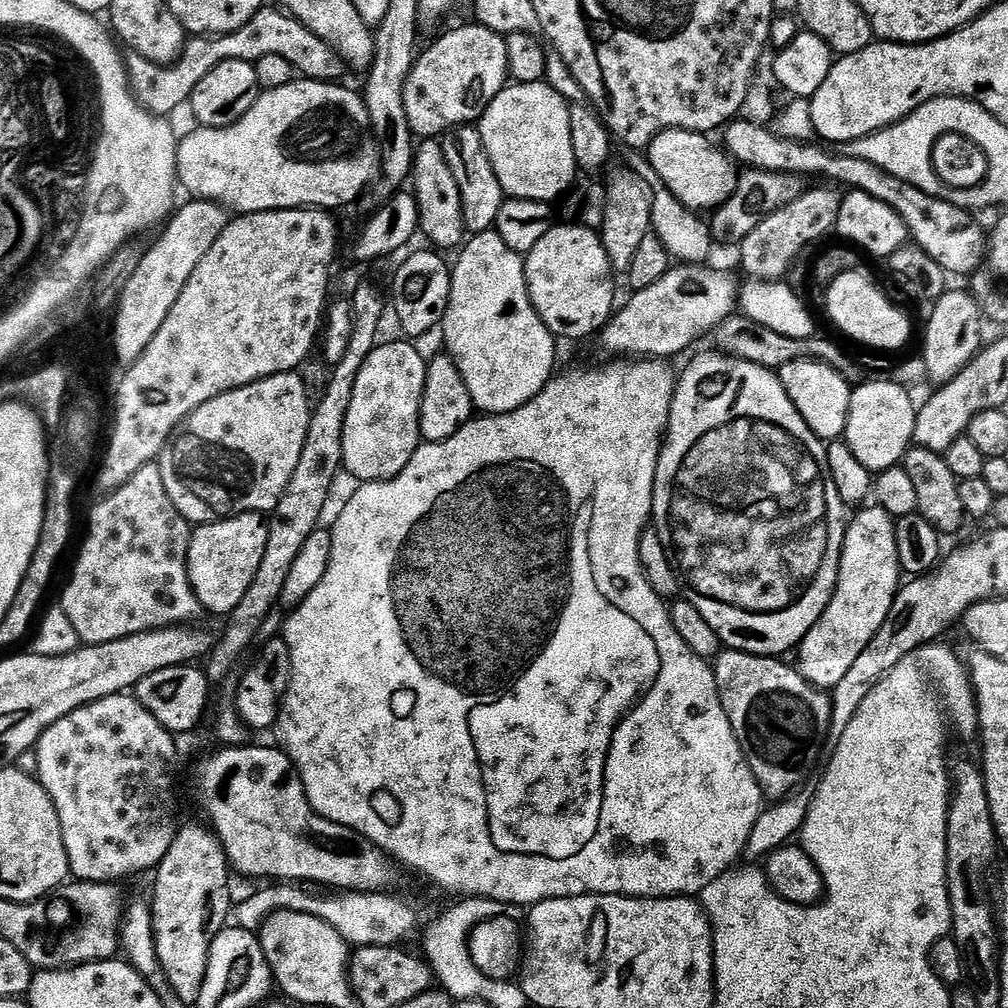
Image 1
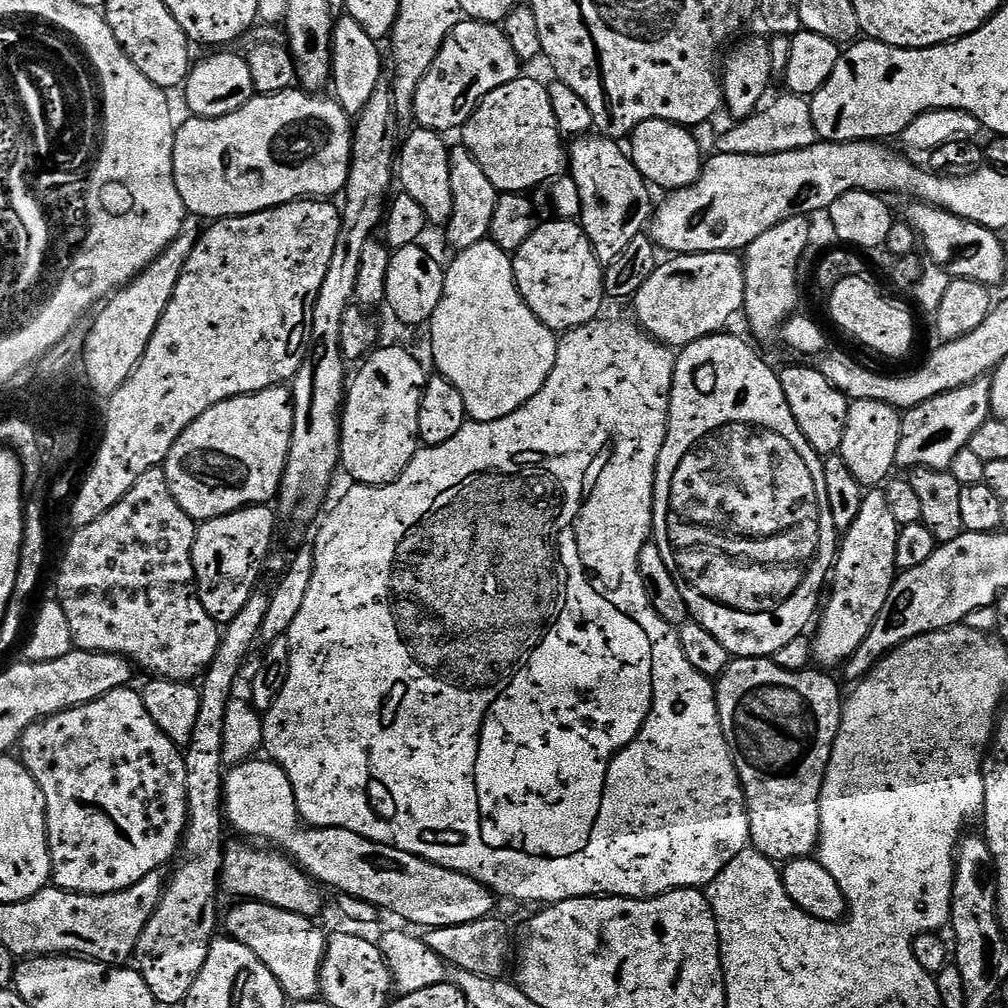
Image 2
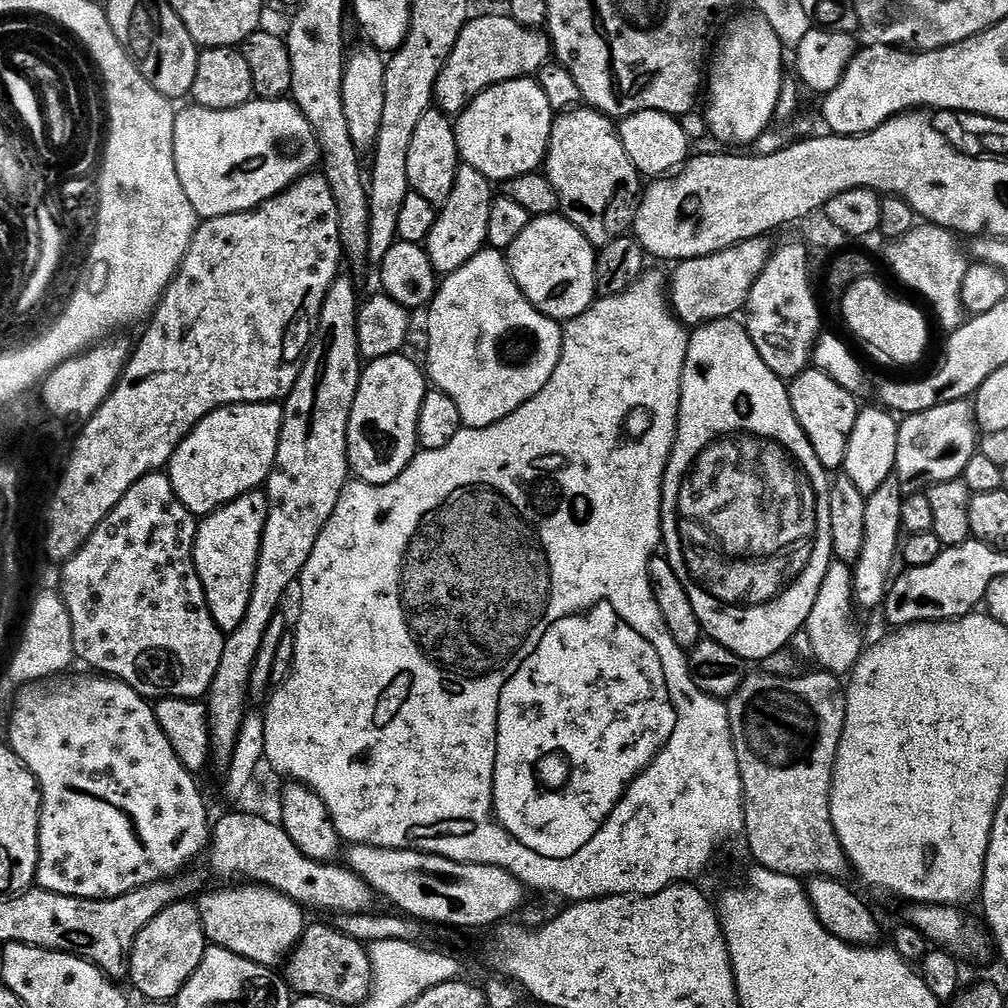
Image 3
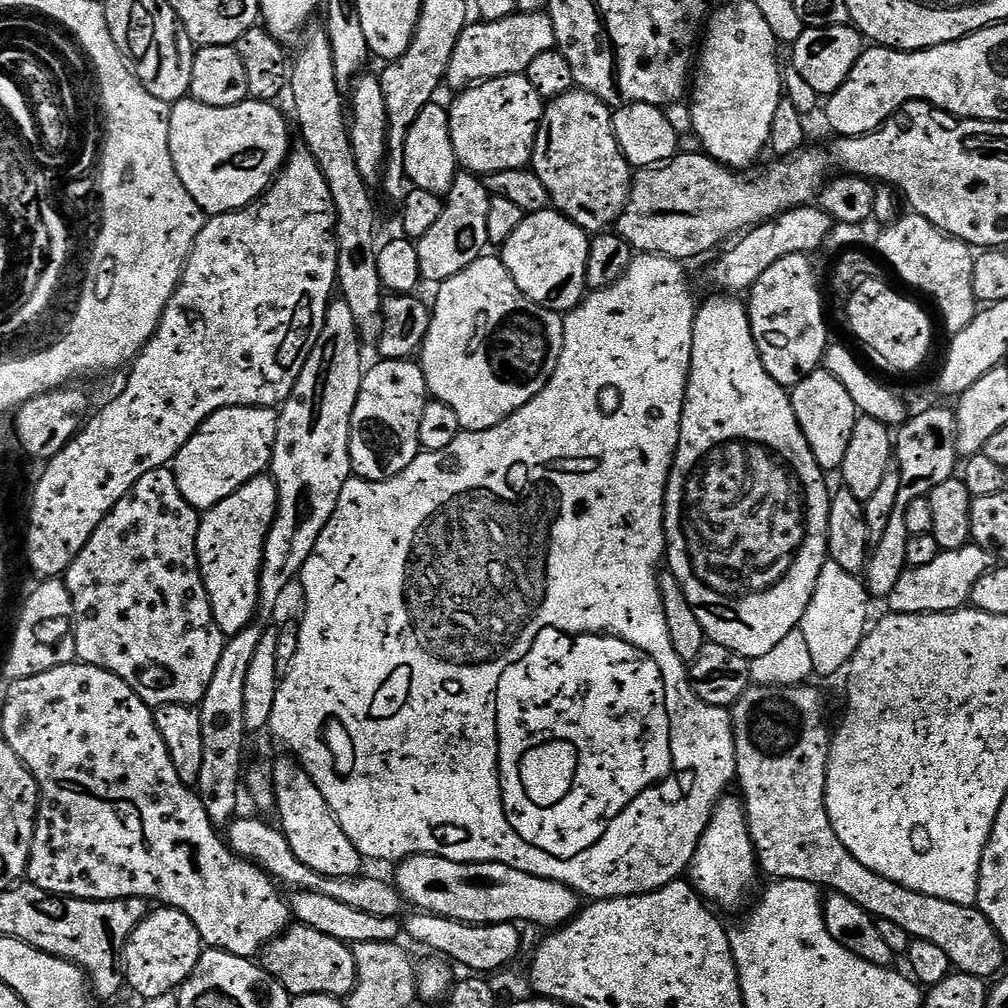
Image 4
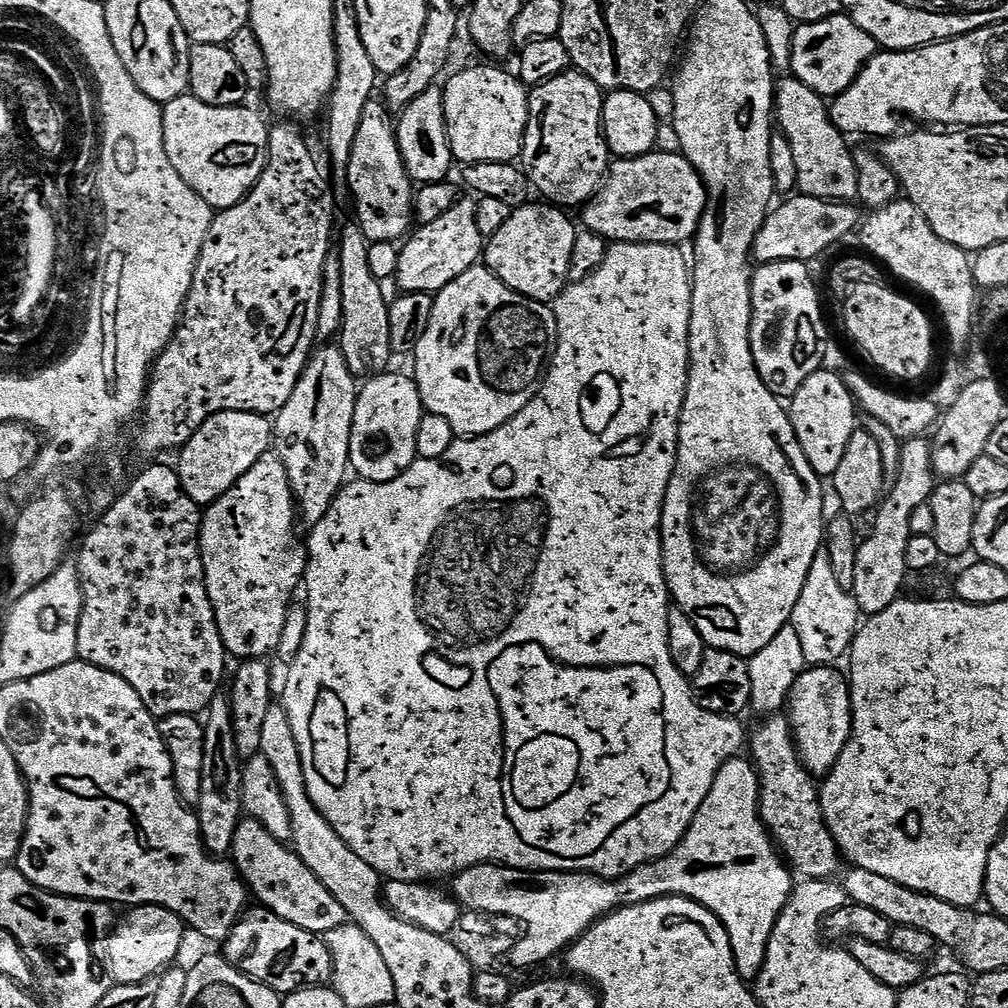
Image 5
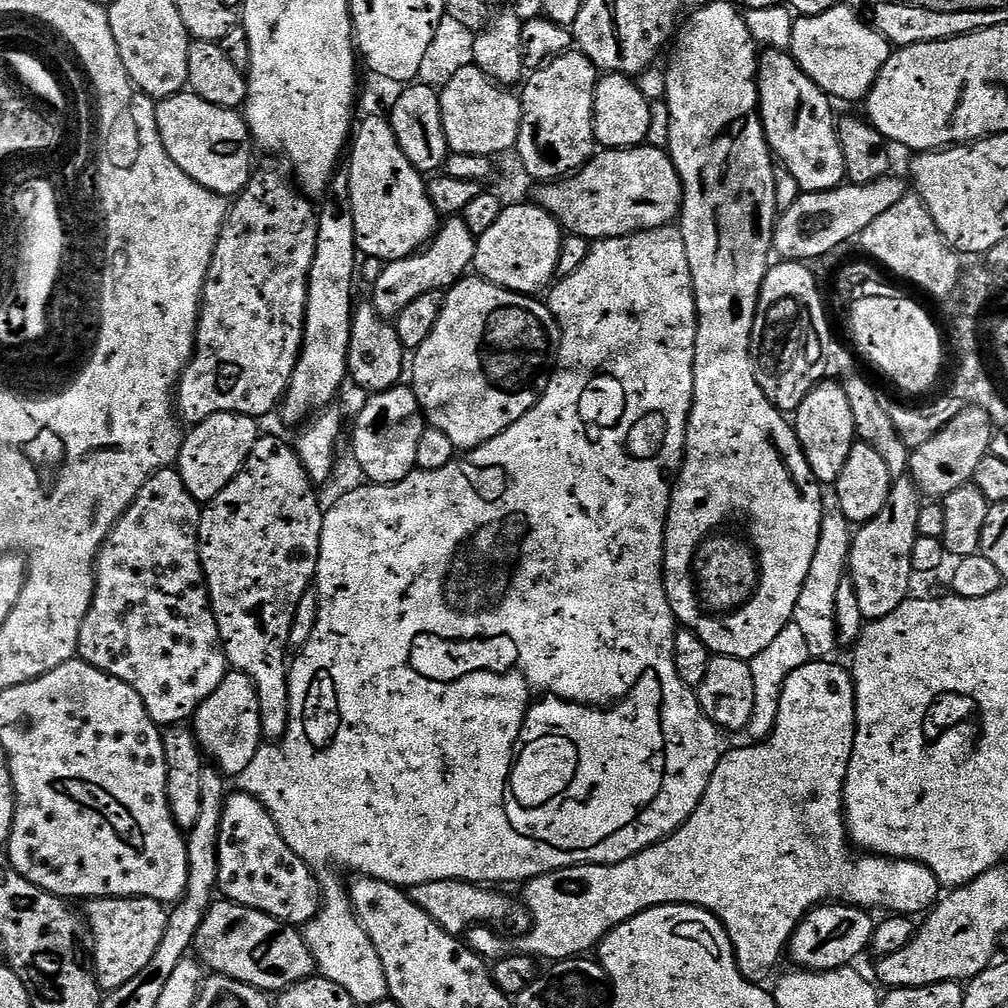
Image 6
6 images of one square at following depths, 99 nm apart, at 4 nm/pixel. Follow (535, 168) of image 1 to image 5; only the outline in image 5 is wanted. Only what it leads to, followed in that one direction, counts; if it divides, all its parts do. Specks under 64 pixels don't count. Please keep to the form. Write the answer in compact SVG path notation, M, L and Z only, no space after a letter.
M492 66L496 68L464 68L461 72L456 72L449 78L448 84L443 85L444 90L444 117L446 118L446 130L448 131L448 141L450 142L450 150L452 151L453 161L459 162L461 165L467 166L469 164L477 164L478 162L502 162L503 164L510 164L521 159L521 152L523 150L524 135L527 130L528 122L528 97L529 89L526 87L519 75L508 72L503 72L503 67Z

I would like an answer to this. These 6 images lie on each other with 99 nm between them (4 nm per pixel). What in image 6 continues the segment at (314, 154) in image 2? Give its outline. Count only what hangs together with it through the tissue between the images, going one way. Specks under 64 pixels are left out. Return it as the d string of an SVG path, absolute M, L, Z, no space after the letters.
M185 90L156 104L156 121L166 154L170 154L170 158L174 158L176 165L194 178L194 182L225 198L244 191L254 175L254 141L248 123L239 111L214 106L198 98L191 90Z

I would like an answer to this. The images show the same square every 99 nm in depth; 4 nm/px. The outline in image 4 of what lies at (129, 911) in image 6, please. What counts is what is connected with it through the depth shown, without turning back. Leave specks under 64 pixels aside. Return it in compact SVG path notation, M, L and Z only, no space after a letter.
M157 907L149 911L140 925L130 934L124 947L124 979L144 1002L167 992L176 992L187 982L199 962L202 941L194 922L176 908Z

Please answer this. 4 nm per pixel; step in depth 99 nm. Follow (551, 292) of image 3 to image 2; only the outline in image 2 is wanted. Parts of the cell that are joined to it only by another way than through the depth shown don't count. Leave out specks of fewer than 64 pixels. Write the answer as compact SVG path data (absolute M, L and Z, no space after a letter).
M559 218L545 219L540 227L522 242L522 246L512 256L514 278L524 301L530 306L532 313L557 334L569 332L572 328L586 326L601 315L600 307L606 301L604 290L605 269L597 258L592 243L588 240L584 229L576 220Z

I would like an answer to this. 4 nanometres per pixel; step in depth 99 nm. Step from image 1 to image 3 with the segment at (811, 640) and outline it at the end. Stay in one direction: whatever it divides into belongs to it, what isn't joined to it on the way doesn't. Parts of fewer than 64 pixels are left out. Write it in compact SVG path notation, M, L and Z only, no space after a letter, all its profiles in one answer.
M893 478L882 482L874 494L866 497L866 540L862 542L862 552L852 568L852 594L857 605L879 609L888 595L893 579L892 567L898 564L898 549L902 544L902 502L905 493L899 480Z

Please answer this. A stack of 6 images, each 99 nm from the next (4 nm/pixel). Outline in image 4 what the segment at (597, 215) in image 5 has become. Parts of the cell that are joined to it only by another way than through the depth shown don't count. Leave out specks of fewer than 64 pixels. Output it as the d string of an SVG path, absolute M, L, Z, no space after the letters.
M811 146L772 163L776 164L770 165L765 172L748 176L752 174L739 174L700 151L694 154L679 153L666 164L639 169L632 182L628 203L614 225L615 231L637 253L657 252L660 256L689 262L688 260L694 259L695 256L718 247L727 236L735 237L764 223L765 220L781 216L791 208L811 205L822 187L824 177L829 175L827 154L822 149Z

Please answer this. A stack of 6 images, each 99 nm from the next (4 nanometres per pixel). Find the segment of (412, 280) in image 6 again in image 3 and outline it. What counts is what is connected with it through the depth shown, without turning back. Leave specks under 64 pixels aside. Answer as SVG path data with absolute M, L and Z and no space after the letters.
M461 163L456 169L454 190L439 209L434 226L426 241L426 251L437 273L456 272L470 258L485 251L490 226L490 206L494 199L493 181L488 180L469 164Z

